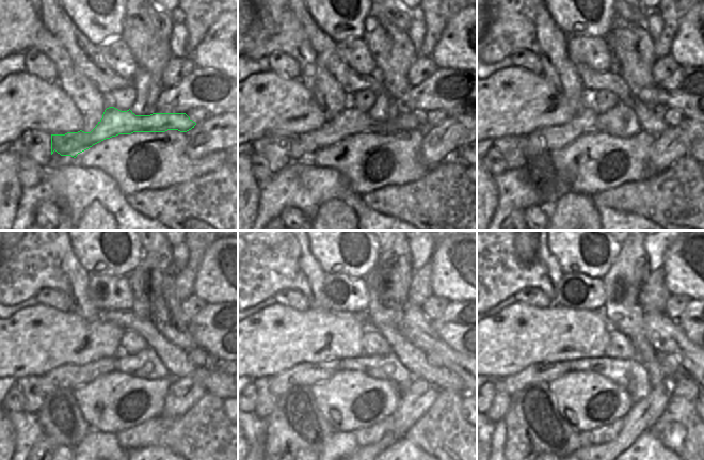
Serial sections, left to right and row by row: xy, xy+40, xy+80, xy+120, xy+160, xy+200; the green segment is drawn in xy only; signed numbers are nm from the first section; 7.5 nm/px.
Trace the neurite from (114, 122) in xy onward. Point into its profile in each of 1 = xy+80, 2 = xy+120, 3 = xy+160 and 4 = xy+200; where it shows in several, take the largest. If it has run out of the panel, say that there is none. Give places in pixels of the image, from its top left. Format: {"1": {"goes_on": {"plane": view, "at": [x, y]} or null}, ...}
{"1": {"goes_on": {"plane": "xy+80", "at": [546, 140]}}, "2": {"goes_on": {"plane": "xy+120", "at": [70, 377]}}, "3": {"goes_on": {"plane": "xy+160", "at": [304, 374]}}, "4": {"goes_on": {"plane": "xy+200", "at": [546, 373]}}}

